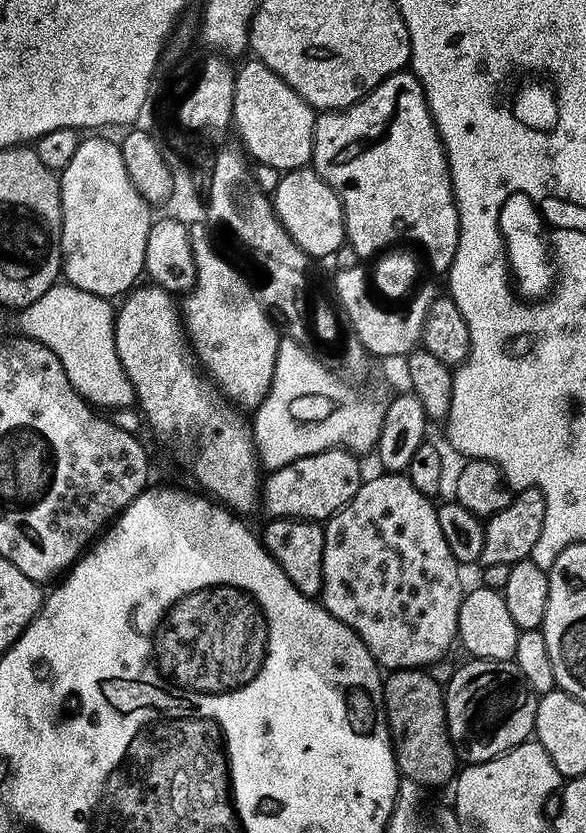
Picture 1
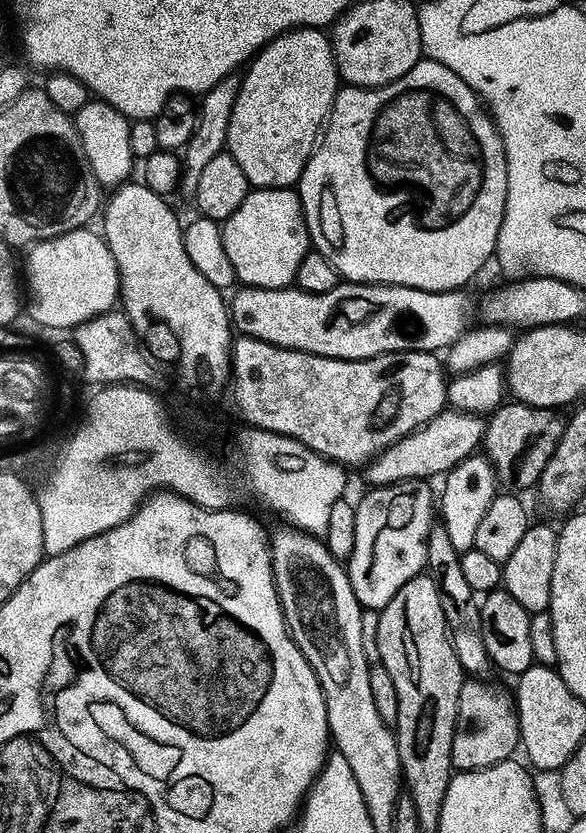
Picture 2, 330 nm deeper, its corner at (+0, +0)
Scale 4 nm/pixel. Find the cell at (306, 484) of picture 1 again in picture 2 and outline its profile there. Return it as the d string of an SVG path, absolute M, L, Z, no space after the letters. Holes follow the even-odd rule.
M443 410L415 432L390 445L378 457L380 484L396 484L400 480L415 480L416 460L424 463L425 477L447 474L461 461L467 460L481 447L486 424L479 415L470 412Z

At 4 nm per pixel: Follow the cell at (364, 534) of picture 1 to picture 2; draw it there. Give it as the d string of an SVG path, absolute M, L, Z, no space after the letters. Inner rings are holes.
M417 478L415 480L400 480L396 484L380 484L376 486L373 492L368 492L361 498L360 504L355 505L356 521L354 522L354 550L352 556L347 560L346 567L348 569L348 577L350 578L350 586L354 586L354 594L358 598L361 608L381 610L387 603L390 602L395 592L402 587L402 585L411 579L412 576L419 576L425 571L428 562L428 535L434 523L432 517L432 492L423 484L423 479Z

